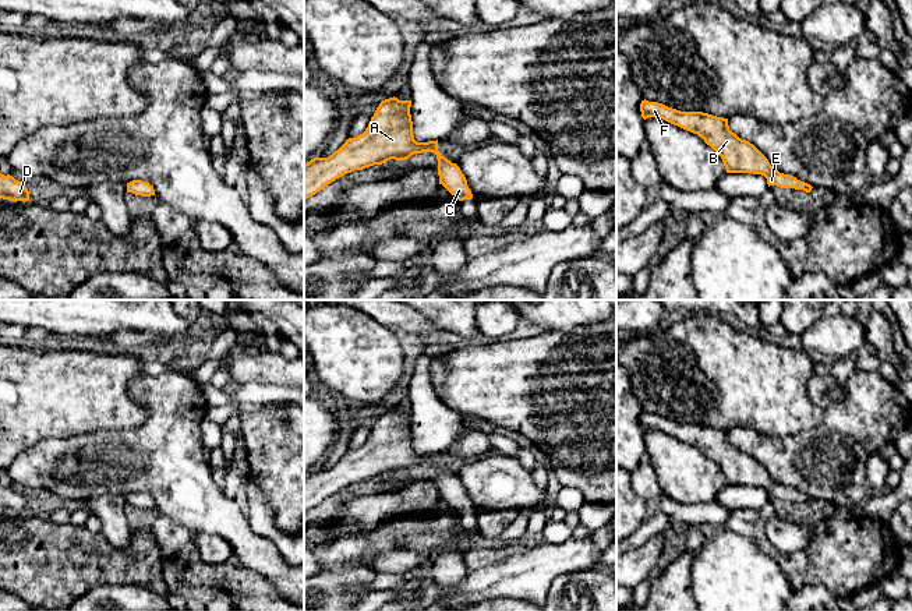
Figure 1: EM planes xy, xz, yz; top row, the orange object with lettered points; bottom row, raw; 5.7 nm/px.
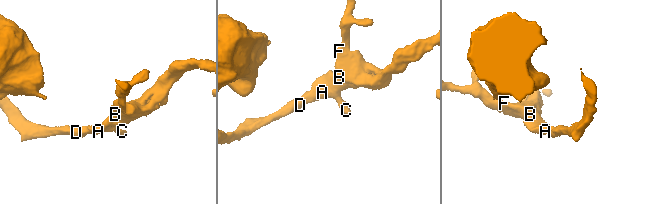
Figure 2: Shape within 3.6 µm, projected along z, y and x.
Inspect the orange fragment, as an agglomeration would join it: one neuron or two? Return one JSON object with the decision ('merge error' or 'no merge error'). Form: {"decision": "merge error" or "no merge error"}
{"decision": "no merge error"}

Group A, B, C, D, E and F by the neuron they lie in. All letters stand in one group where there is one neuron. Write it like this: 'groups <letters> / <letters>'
groups A B C D E F

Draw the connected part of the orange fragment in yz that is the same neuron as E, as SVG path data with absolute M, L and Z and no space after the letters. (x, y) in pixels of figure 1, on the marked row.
M641 100L641 117L660 117L674 126L697 134L722 159L727 173L753 173L767 179L767 184L781 188L812 191L812 186L775 170L768 159L749 141L729 130L728 119L703 112L681 112L658 102Z

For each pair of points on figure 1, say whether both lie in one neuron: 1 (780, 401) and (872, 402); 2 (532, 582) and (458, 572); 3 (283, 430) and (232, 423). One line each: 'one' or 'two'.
1: two
2: two
3: two

